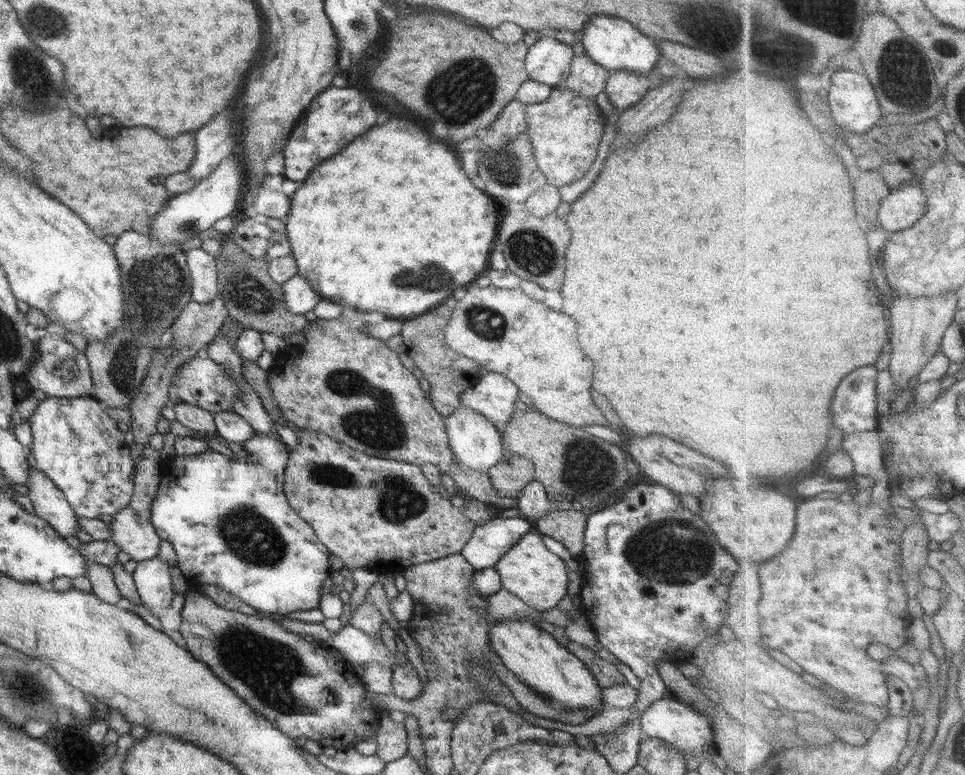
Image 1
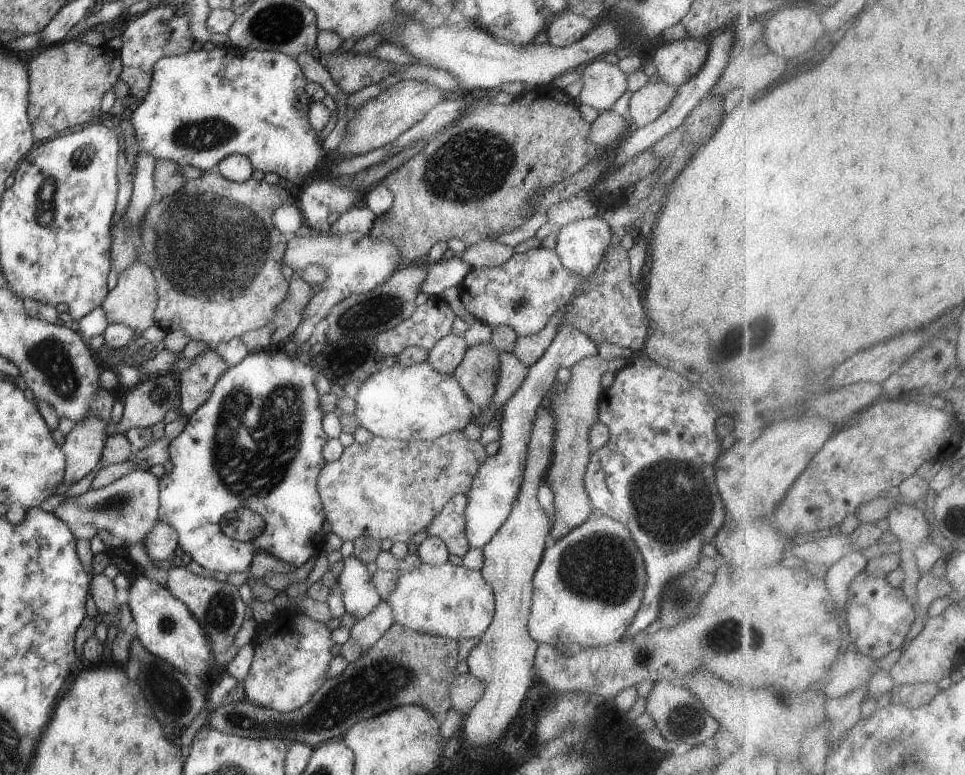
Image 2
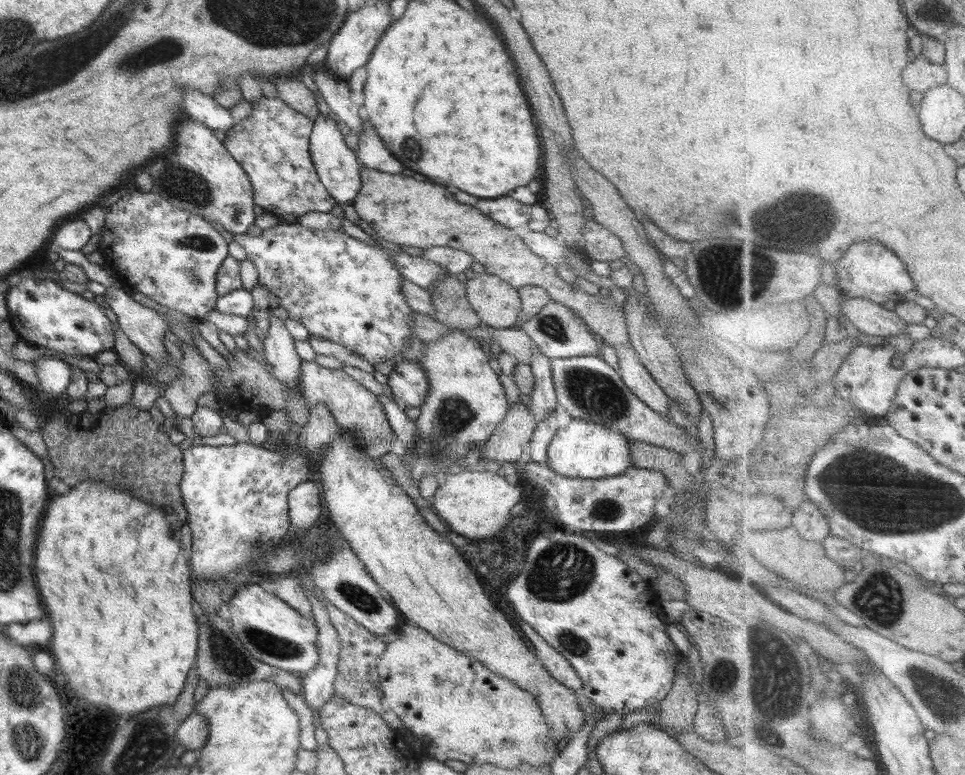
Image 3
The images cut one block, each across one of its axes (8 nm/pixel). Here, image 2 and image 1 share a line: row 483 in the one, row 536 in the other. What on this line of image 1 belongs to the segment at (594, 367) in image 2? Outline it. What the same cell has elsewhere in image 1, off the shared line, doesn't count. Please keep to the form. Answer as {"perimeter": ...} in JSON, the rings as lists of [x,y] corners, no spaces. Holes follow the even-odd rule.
{"perimeter":[[[570,505],[556,508],[533,522],[534,530],[558,540],[570,553],[580,556],[585,547],[587,515],[588,511],[572,509]]]}

